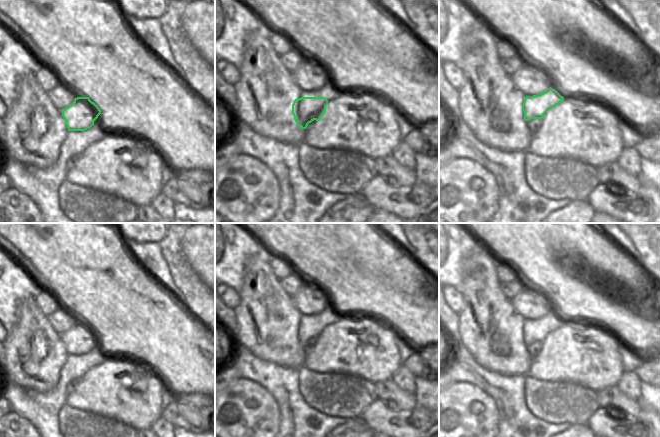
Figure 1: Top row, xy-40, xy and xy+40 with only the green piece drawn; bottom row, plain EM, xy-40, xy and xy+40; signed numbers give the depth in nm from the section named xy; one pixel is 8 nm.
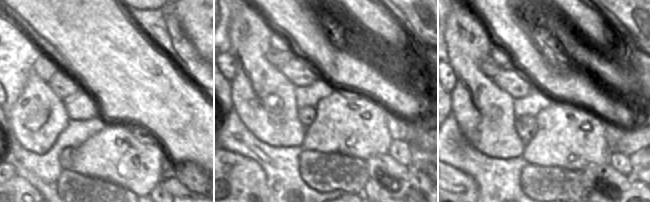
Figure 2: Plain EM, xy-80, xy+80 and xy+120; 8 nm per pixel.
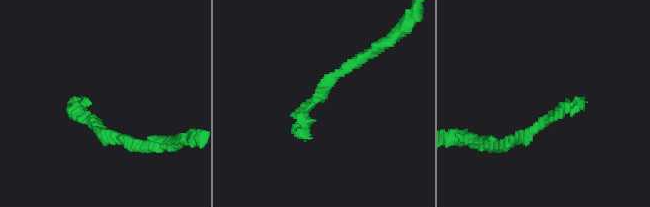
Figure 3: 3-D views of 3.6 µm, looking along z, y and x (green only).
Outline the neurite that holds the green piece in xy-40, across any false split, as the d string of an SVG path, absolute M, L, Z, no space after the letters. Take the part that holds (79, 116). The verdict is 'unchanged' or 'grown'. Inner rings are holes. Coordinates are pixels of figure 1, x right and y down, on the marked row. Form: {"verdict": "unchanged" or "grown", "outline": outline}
{"verdict": "grown", "outline": "M74 87L80 94L74 102L62 110L68 131L85 131L94 125L94 121L101 114L101 110L94 102Z"}

